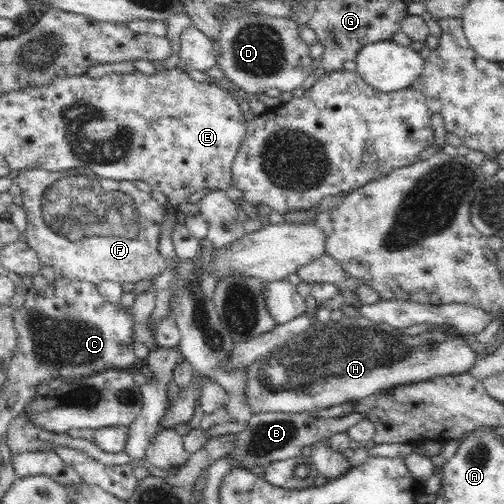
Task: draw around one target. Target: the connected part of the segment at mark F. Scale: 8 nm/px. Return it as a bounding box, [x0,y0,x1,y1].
[14,168,167,286]

